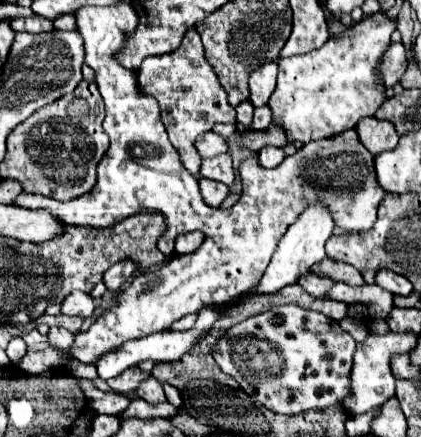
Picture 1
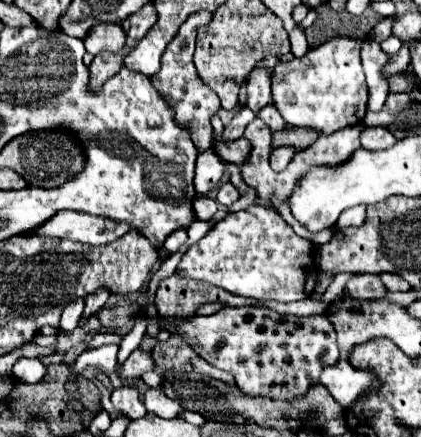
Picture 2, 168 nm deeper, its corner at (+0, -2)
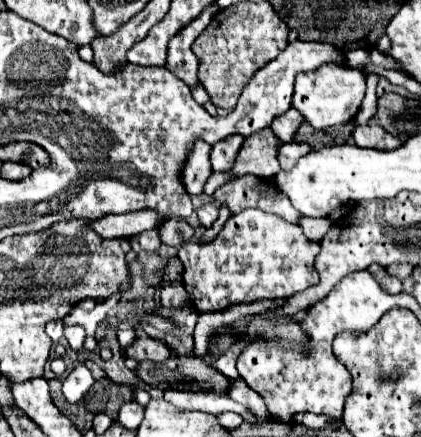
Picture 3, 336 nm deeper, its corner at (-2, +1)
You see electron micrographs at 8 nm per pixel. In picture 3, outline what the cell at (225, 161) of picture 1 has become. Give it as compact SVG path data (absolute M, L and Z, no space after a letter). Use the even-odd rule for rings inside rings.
M198 138L190 150L190 156L186 158L186 164L182 166L182 184L188 194L202 194L202 188L212 174L210 148L210 144Z

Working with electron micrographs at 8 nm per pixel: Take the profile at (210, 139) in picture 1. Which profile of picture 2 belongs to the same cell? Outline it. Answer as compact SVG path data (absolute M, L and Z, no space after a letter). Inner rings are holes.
M240 137L240 139L232 141L232 143L224 143L222 139L218 139L216 145L214 145L214 151L216 151L226 163L238 163L238 165L240 165L240 163L246 159L248 151L250 151L250 143L248 143L244 137Z

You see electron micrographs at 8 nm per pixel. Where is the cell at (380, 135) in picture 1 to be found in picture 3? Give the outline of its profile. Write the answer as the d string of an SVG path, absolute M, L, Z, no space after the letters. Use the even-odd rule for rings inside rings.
M358 126L354 130L354 144L360 148L374 148L374 150L392 150L398 148L402 142L394 136L390 136L386 130L378 126Z

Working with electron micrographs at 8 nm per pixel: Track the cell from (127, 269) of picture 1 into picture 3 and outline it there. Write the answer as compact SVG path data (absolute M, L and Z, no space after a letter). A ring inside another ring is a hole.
M64 326L64 338L68 340L70 348L72 348L74 352L78 352L78 350L82 350L82 346L84 346L86 332L84 332L82 326Z

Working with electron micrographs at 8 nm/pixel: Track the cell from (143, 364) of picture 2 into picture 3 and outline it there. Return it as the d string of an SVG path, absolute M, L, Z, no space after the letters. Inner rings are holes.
M136 328L136 340L126 348L126 354L128 358L134 358L138 362L164 362L166 358L170 358L170 346L166 342L150 338L142 328Z

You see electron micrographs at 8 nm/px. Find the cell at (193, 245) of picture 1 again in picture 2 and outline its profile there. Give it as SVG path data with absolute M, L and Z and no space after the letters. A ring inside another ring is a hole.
M184 229L174 231L174 233L166 239L164 249L166 249L166 251L170 251L170 255L172 255L172 253L176 253L176 251L186 243L186 241L188 241L188 235L186 235L186 231L184 231Z

